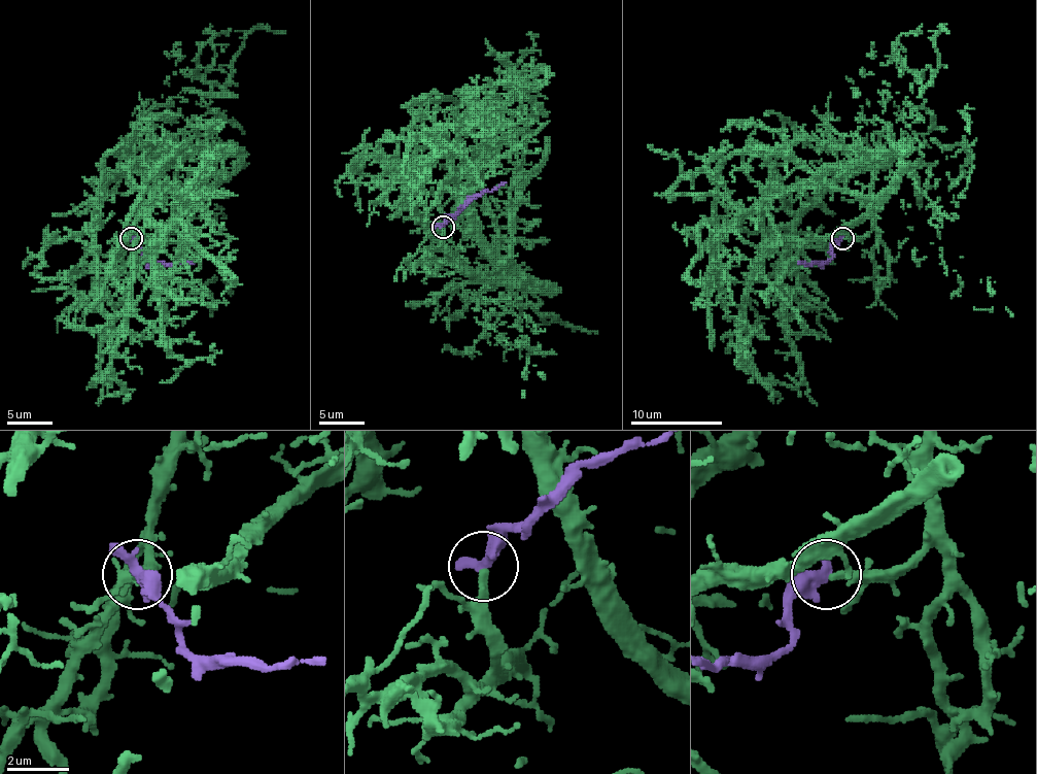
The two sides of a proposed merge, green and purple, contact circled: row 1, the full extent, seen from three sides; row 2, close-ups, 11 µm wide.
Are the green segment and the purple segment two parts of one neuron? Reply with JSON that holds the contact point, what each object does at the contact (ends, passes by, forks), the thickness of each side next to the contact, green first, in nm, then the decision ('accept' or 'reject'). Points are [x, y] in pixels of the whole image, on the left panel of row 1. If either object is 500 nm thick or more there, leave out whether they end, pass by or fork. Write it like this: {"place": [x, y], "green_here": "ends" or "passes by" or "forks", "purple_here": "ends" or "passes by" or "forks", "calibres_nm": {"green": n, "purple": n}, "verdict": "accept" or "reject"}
{"place": [131, 238], "green_here": "ends", "purple_here": "passes by", "calibres_nm": {"green": 280, "purple": 360}, "verdict": "accept"}

